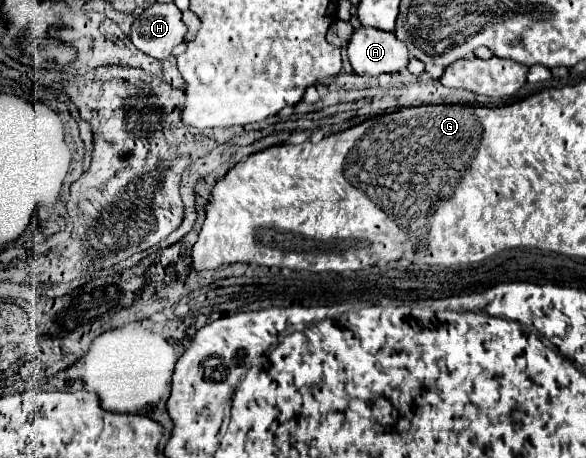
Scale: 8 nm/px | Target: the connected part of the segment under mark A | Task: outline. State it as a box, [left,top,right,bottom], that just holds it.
[347,27,409,77]

